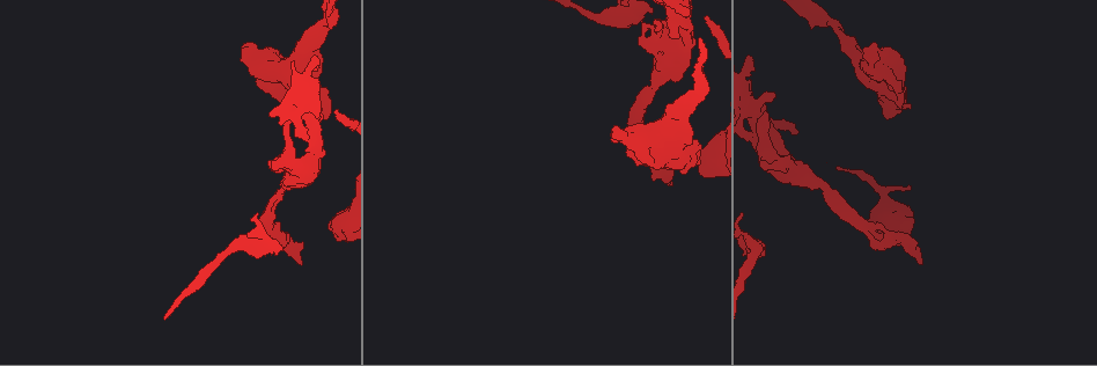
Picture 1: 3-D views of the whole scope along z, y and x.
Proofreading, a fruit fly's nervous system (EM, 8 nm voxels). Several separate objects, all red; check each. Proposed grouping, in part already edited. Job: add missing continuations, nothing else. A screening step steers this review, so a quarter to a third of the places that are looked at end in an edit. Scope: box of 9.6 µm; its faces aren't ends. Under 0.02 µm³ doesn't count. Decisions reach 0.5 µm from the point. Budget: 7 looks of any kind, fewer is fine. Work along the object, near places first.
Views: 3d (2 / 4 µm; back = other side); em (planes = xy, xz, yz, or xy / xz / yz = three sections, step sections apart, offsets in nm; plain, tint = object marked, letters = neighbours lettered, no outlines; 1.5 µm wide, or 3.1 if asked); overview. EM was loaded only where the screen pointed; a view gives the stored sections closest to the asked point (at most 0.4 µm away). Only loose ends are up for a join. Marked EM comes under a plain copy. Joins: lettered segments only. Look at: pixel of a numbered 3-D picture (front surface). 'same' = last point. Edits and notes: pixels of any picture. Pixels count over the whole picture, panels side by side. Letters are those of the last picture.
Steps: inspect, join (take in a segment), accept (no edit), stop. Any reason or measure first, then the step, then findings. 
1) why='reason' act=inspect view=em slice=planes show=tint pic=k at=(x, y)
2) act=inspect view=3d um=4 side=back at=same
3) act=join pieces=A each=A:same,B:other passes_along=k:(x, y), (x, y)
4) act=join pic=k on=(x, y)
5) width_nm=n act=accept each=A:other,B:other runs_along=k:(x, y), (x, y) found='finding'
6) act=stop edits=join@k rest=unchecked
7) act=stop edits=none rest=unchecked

why='branch stops here' act=inspect view=3d um=4 pic=1 at=(913, 226)

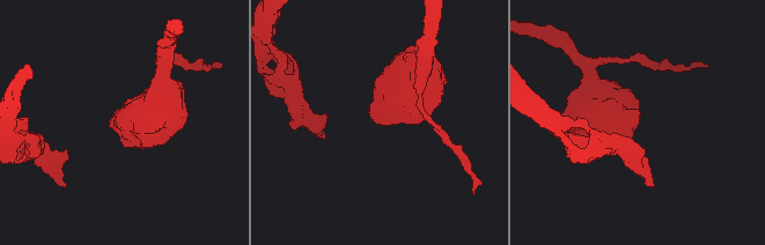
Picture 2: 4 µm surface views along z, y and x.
act=inspect view=em slice=planes show=tint pic=2 at=(375, 118)

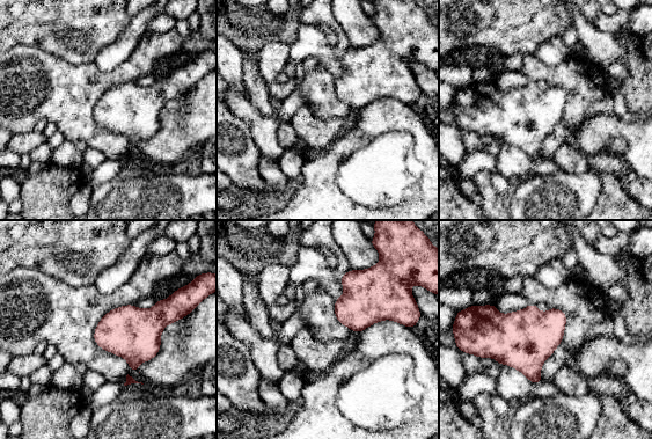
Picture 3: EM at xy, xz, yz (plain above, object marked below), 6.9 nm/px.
why='see the neighbours' act=inspect view=em slice=planes show=letters at=same

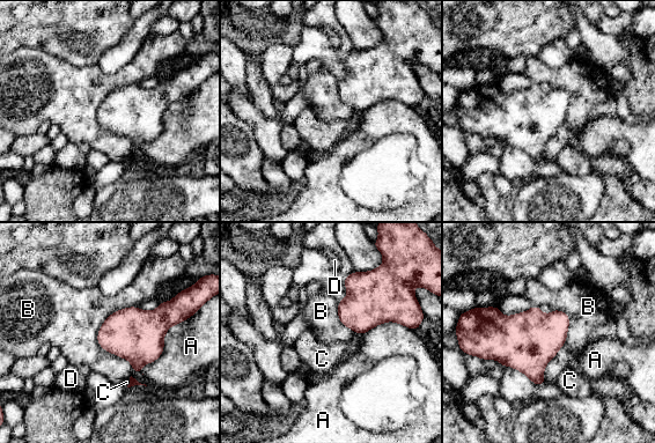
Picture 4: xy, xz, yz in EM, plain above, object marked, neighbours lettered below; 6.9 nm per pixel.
longest_contact=A:500nm act=accept each=A:other,B:other,C:other,D:other found='no lettered segment goes on from it'

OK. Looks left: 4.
why='branch stops here' act=inspect view=em slice=planes show=letters pic=1 at=(315, 67)

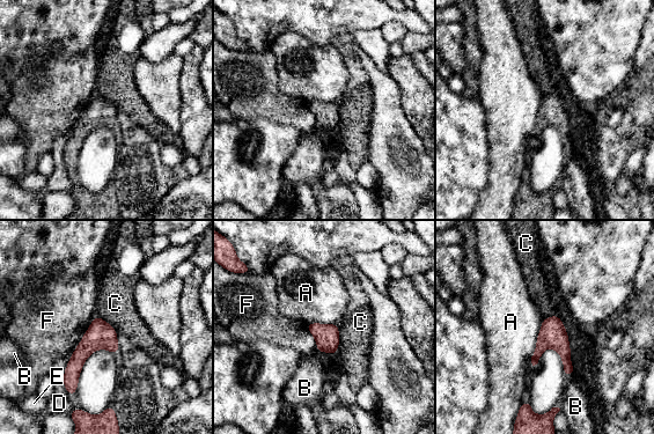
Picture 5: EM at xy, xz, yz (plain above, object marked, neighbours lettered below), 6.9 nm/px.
longest_contact=A:340nm act=accept each=A:other,B:other,C:other,D:other,E:other,F:other runs_along=5:(96, 320), (70, 390) found='no lettered segment goes on from it'

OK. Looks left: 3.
why='free end' act=inspect view=em slice=planes show=letters pic=1 at=(325, 117)

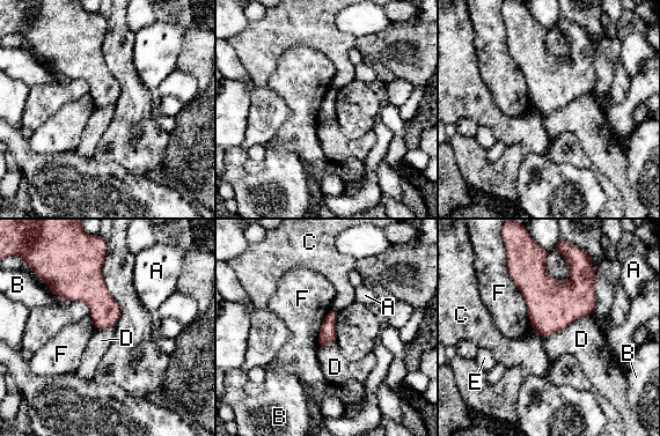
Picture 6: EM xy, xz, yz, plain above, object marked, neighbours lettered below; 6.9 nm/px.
act=accept each=A:other,B:other,C:other,D:other,E:other,F:other border=6:(592, 313), (577, 318), (543, 339) found='no lettered segment goes on from it'

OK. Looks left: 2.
act=stop edits=none rest=unchecked

